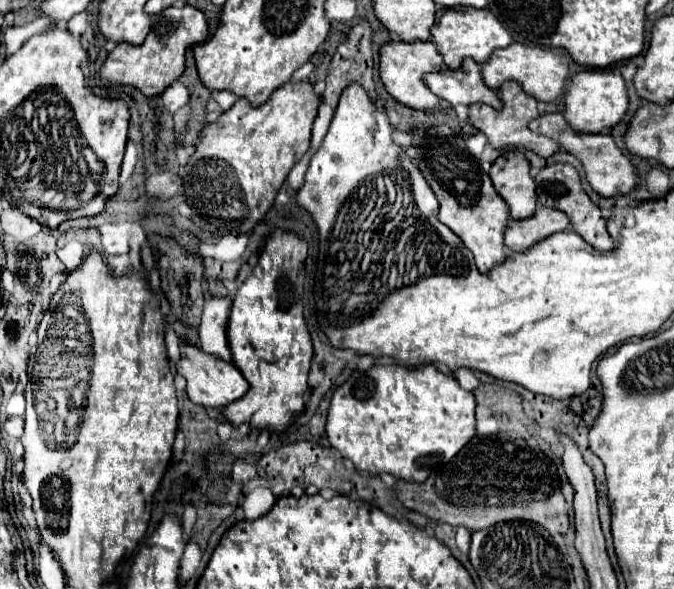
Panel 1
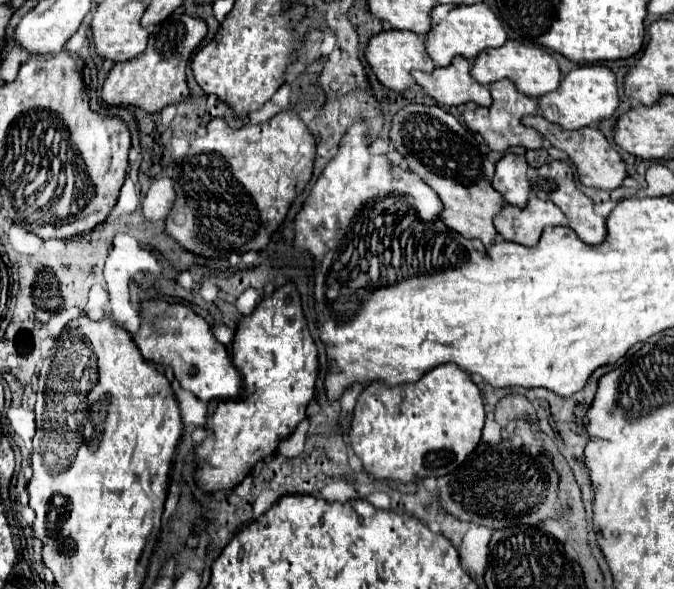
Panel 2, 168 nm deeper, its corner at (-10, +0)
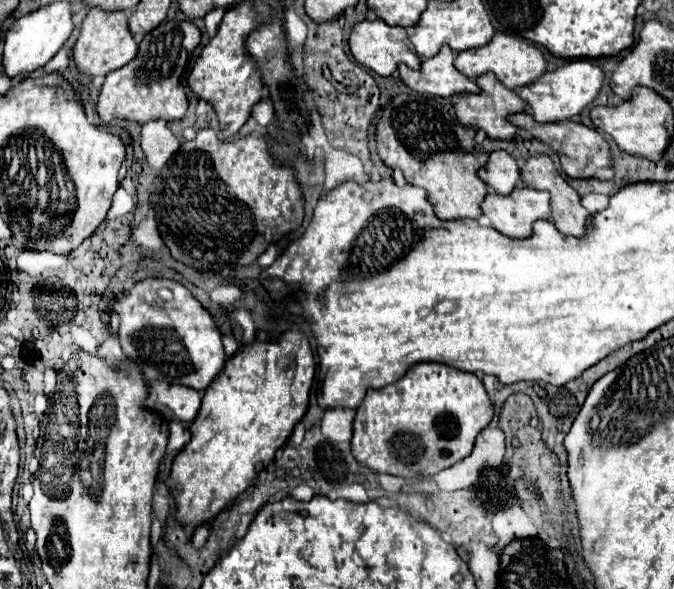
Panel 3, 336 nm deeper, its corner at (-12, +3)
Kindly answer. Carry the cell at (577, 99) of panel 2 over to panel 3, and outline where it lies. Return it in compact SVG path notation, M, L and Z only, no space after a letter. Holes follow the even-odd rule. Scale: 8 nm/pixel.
M572 60L562 64L554 72L546 72L538 80L518 88L516 92L520 98L524 98L536 122L560 122L578 116L582 108L586 108L598 96L602 80L604 80L604 72L598 66L590 64L588 60Z

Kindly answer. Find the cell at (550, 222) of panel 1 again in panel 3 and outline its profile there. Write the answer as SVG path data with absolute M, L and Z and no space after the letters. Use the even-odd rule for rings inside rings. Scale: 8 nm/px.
M516 186L506 196L494 192L486 194L480 208L500 234L508 238L528 238L532 224L550 216L550 194Z

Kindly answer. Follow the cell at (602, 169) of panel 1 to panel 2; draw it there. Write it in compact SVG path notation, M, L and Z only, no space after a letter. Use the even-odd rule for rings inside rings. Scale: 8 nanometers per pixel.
M542 115L524 117L522 123L526 127L538 129L538 133L542 133L542 137L548 139L556 149L562 149L564 153L568 153L568 157L576 165L580 181L584 185L596 187L596 189L602 189L602 191L614 191L614 189L622 187L622 183L624 183L624 179L628 175L626 173L626 163L622 161L620 153L610 145L610 141L604 137L604 133L600 129L586 127L586 129L578 129L578 131L568 131L568 129L562 129L560 125L556 125L556 123L550 123Z

